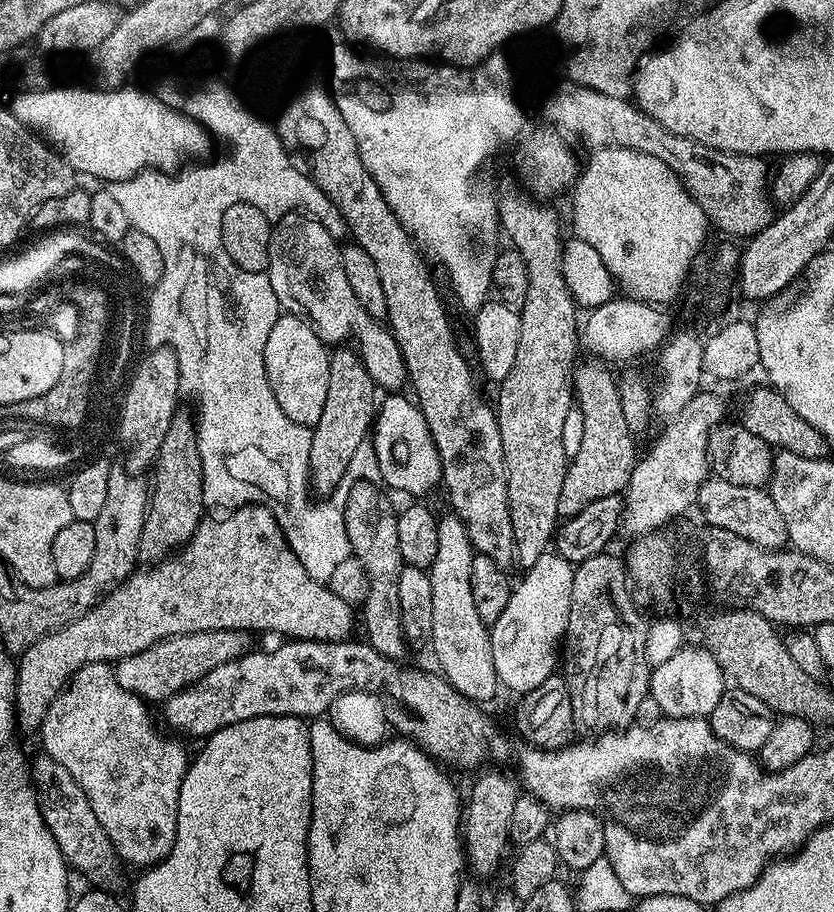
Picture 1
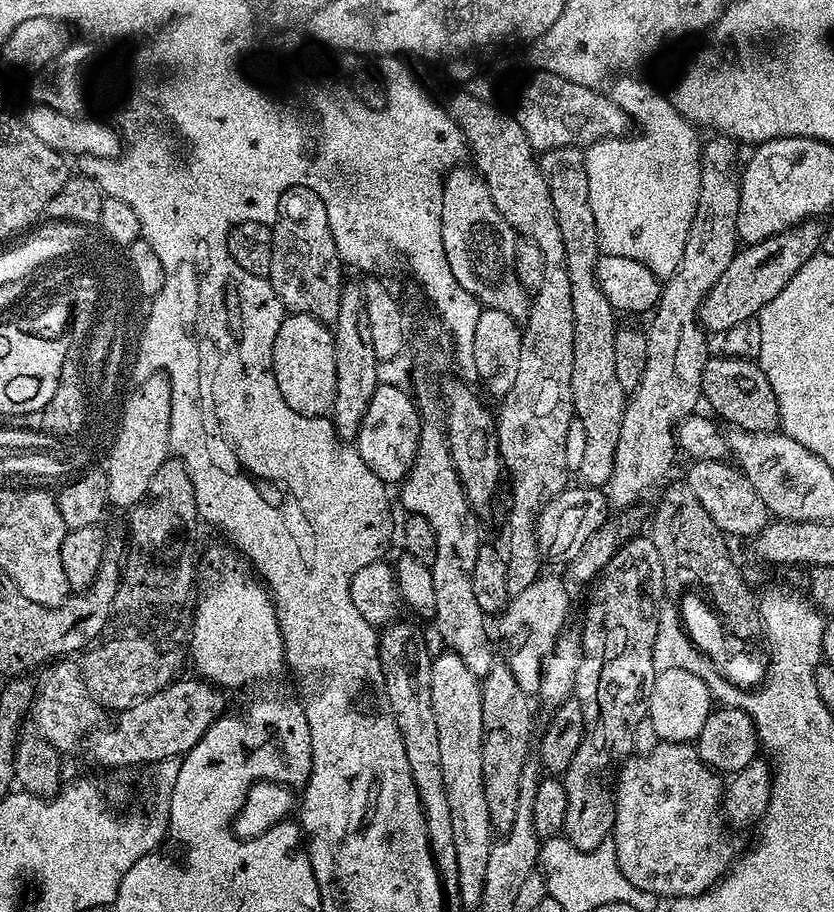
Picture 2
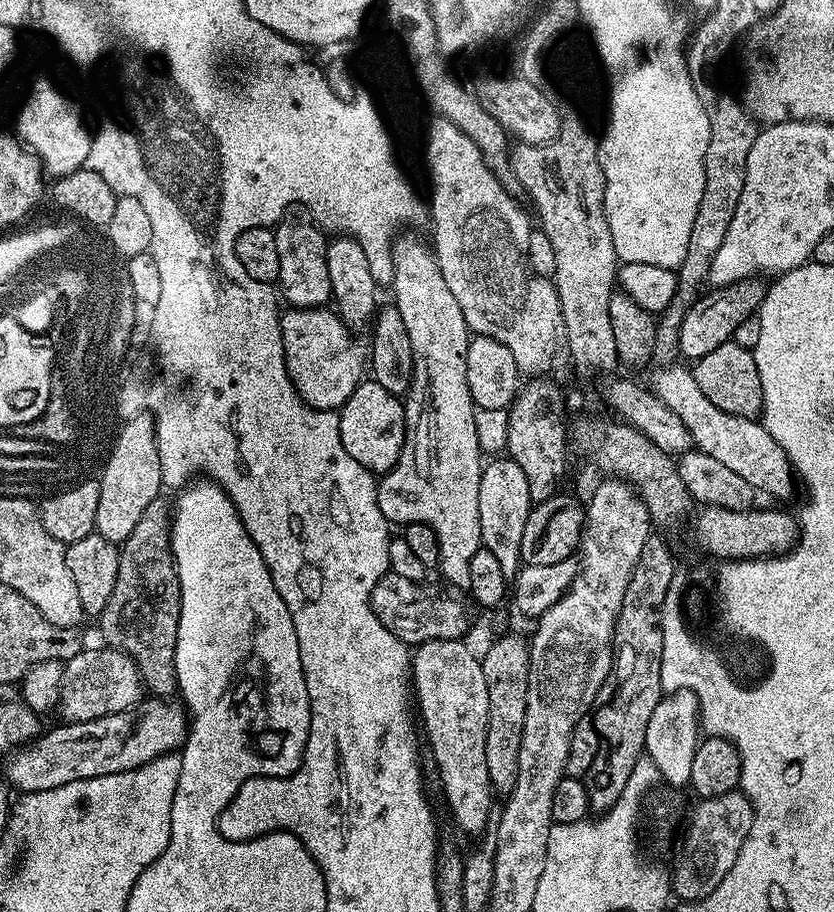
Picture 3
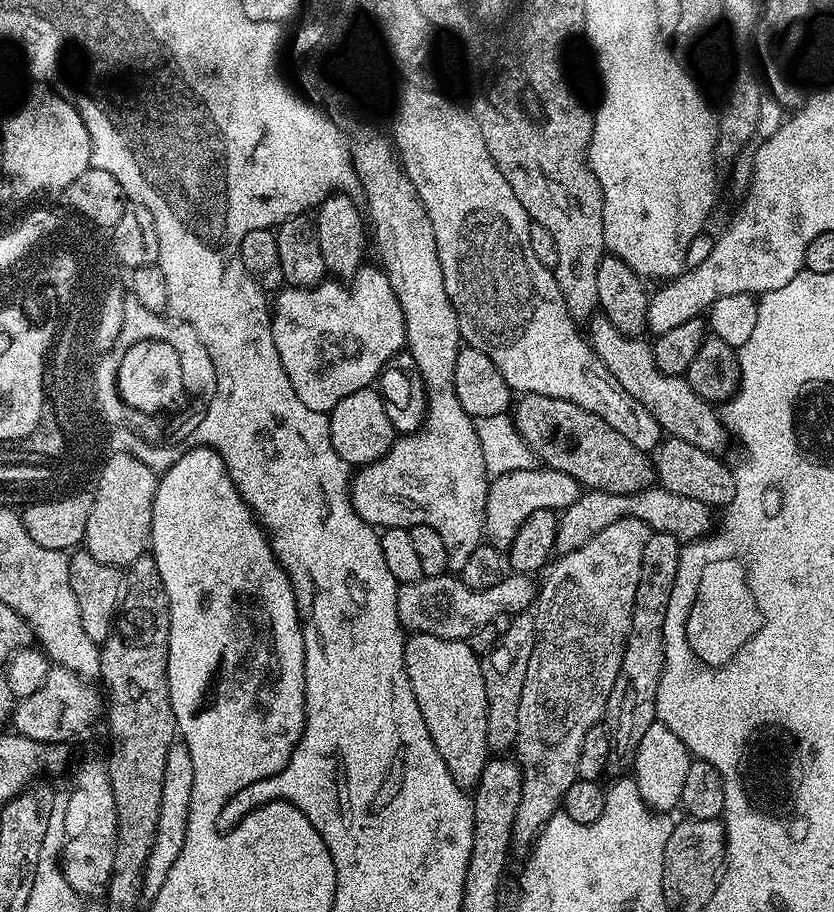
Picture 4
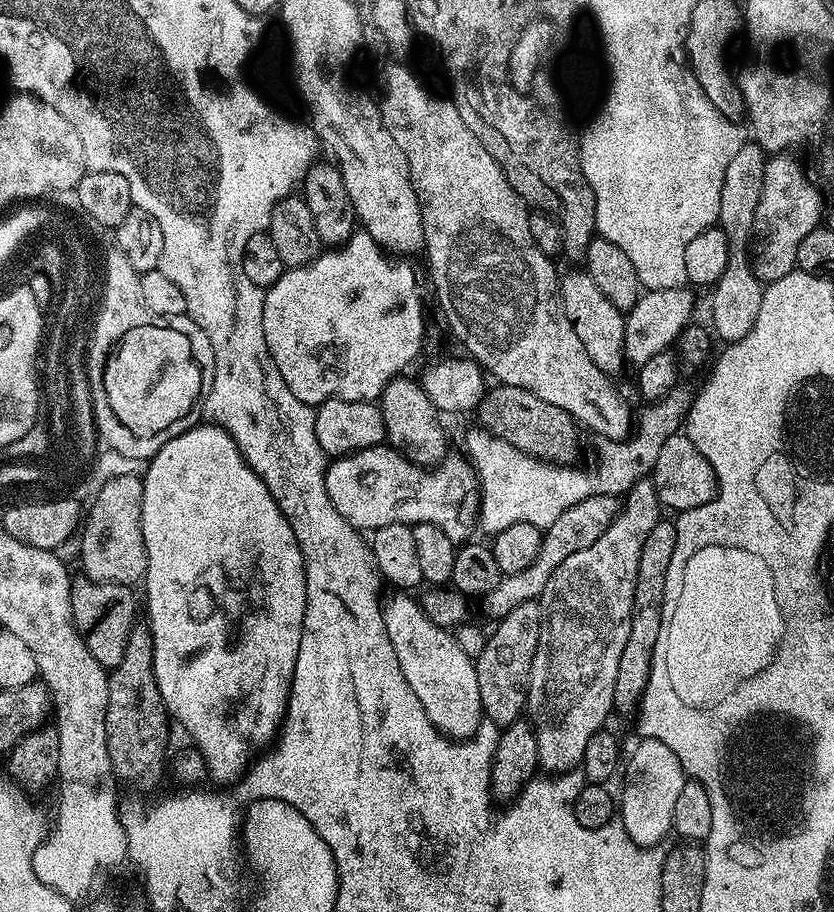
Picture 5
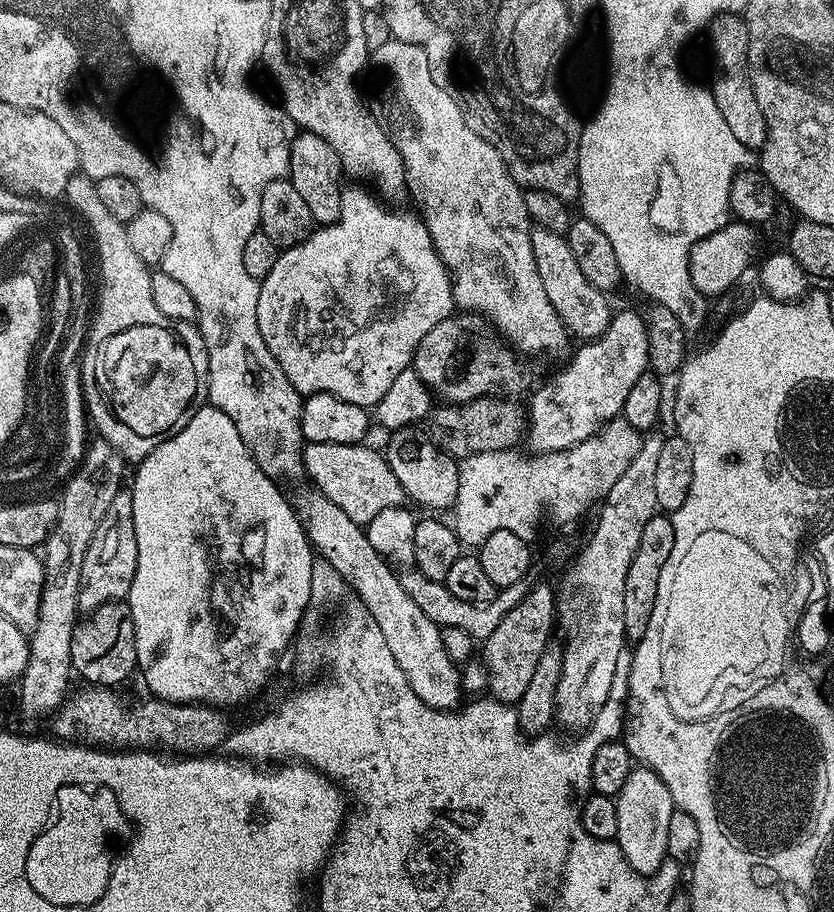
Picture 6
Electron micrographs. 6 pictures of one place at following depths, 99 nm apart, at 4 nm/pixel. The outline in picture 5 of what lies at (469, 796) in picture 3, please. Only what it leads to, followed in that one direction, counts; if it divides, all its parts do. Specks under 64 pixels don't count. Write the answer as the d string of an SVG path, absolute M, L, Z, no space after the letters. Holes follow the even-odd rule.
M392 594L383 601L384 625L390 638L390 646L394 646L394 654L398 658L398 666L402 666L402 674L406 674L406 682L410 682L410 690L422 702L422 710L426 710L426 718L434 722L434 726L443 736L451 736L453 740L468 740L478 730L485 719L482 706L482 694L478 694L478 674L476 661L452 637L453 633L430 622L423 607L411 600L408 594Z

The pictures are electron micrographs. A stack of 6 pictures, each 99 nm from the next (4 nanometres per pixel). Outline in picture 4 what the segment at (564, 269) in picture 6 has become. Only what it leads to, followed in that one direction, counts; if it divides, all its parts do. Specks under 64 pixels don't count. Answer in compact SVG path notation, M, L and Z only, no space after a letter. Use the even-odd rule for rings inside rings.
M602 314L593 316L587 327L587 335L592 351L618 378L618 386L630 394L630 398L638 398L646 410L669 437L690 442L690 446L698 446L698 450L706 450L713 454L723 453L723 448L730 444L730 433L724 427L721 413L709 401L703 400L695 390L689 386L684 376L662 374L652 357L651 347L643 339L622 334Z

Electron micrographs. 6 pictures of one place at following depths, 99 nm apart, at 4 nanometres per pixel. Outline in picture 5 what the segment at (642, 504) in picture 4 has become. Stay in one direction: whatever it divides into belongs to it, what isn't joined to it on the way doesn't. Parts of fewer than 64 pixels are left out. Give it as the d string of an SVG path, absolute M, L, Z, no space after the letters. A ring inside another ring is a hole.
M594 496L578 502L576 506L571 506L570 510L563 511L548 528L543 529L540 549L529 568L519 571L518 574L501 577L498 586L481 599L480 604L490 619L500 619L524 602L537 601L542 590L546 588L546 583L550 582L550 574L554 574L554 570L558 570L558 566L562 566L562 562L566 562L570 554L578 554L578 550L586 550L594 546L598 538L602 538L605 530L620 515L622 511L620 502L622 502L620 496Z

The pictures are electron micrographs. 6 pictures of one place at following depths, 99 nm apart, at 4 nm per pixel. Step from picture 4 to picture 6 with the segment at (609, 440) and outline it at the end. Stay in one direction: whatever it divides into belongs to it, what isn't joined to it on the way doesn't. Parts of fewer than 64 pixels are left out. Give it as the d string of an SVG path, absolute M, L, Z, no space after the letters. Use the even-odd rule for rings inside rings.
M486 396L461 403L459 407L437 407L426 420L427 435L441 452L446 452L453 458L482 454L486 451L515 449L515 444L519 440L521 443L526 436L526 412L516 403L512 398Z

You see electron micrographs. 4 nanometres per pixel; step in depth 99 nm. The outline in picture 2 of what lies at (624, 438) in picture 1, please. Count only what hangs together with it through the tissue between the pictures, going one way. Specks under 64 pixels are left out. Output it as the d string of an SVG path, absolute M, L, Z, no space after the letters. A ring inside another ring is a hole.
M579 147L550 149L538 160L548 183L554 214L566 246L566 270L570 274L570 298L574 302L574 366L572 367L572 410L578 428L584 431L584 449L580 452L580 476L585 485L607 485L614 470L618 436L622 434L622 414L626 394L614 367L614 334L618 313L607 301L596 277L596 264L602 255L594 214L588 205L588 183L584 154Z

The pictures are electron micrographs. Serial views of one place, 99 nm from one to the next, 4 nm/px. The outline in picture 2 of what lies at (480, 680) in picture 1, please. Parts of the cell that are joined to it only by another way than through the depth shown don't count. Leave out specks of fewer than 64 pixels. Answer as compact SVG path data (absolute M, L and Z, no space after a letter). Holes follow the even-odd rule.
M425 419L420 425L418 454L412 463L412 469L399 485L400 504L405 513L421 516L434 526L438 538L438 554L431 564L434 578L434 606L436 632L444 639L443 647L458 654L462 662L476 676L484 677L494 663L492 644L488 641L488 628L484 625L486 613L474 599L474 558L482 543L480 524L470 502L462 490L462 482L454 470L452 450L448 446L448 433L443 419Z

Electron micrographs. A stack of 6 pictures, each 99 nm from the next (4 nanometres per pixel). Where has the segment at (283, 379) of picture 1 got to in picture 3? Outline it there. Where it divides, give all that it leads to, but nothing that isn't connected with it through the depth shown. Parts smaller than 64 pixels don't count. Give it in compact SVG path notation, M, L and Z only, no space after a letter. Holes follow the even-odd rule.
M321 306L292 308L289 313L289 316L288 313L281 315L280 329L286 353L285 368L288 377L296 385L296 393L310 408L339 410L365 375L365 353L364 356L360 353L355 338L348 333L351 332L349 325L343 324L335 311Z

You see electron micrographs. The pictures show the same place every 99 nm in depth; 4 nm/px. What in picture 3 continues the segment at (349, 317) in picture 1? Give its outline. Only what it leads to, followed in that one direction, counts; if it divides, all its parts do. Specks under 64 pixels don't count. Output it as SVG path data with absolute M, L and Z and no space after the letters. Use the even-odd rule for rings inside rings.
M285 218L275 225L278 242L278 292L289 300L292 308L319 308L332 299L330 270L326 270L326 236L311 219Z

